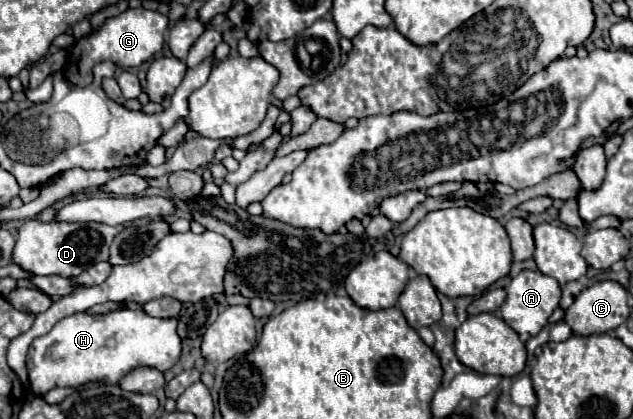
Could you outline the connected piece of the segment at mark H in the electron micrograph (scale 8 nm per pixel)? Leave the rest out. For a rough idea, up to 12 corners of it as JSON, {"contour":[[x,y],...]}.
{"contour":[[75,313],[37,337],[29,383],[117,383],[171,369],[175,319]]}

